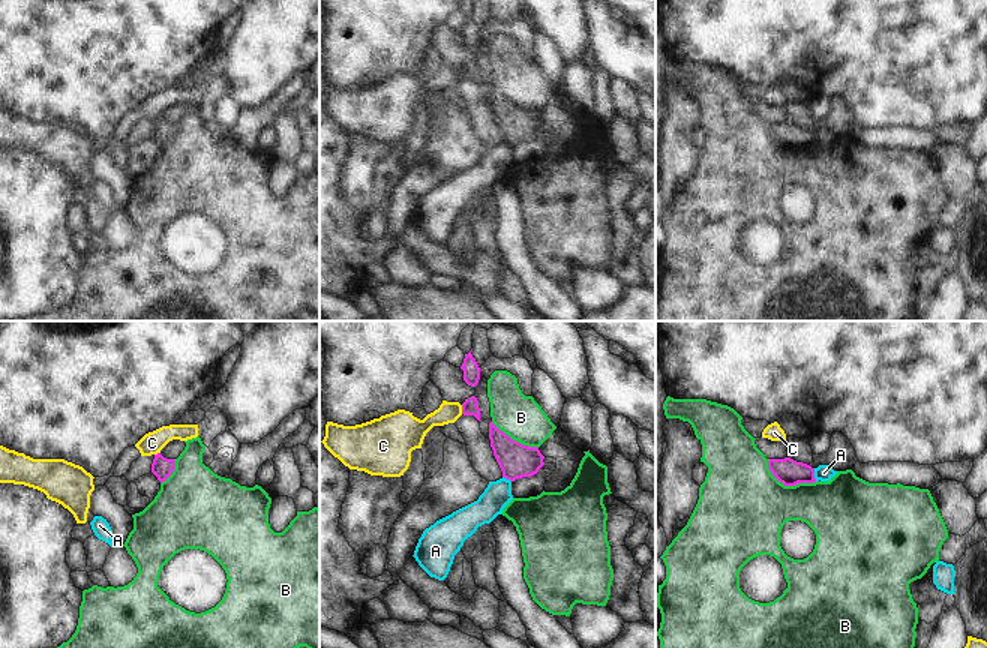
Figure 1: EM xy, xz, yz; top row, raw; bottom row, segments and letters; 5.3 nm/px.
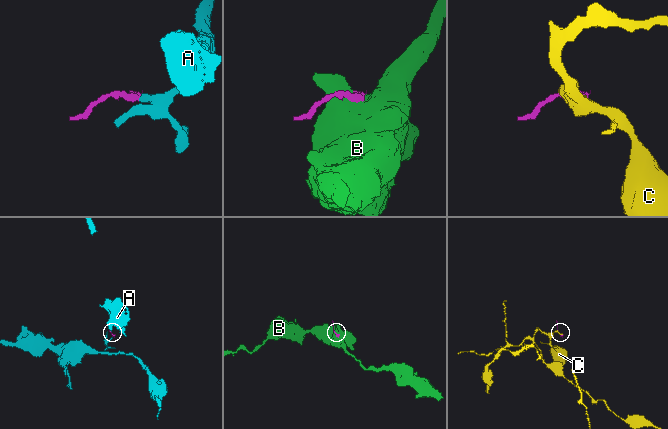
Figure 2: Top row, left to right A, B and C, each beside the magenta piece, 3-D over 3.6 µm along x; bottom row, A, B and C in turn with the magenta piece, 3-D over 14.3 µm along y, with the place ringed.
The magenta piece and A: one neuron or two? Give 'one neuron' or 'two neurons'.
two neurons

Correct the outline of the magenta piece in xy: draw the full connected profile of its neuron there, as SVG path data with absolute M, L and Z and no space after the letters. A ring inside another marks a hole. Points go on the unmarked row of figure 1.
M160 117L154 118L152 136L158 141L160 147L165 146L172 138L174 134L176 134L174 123L166 123Z

